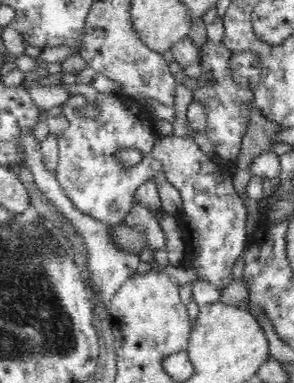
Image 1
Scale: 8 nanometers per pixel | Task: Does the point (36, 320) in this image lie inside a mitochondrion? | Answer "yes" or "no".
yes

